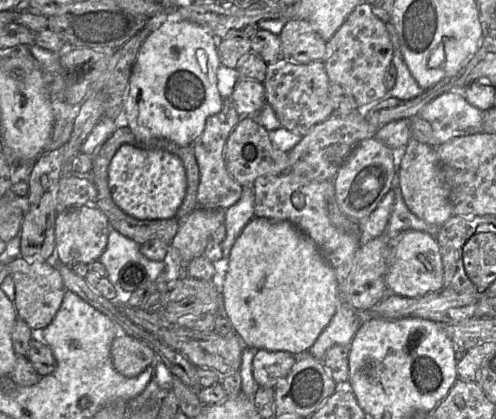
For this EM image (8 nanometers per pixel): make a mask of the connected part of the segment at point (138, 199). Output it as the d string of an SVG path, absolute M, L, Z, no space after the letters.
M123 144L109 164L108 176L113 201L126 214L140 220L176 217L187 189L186 170L182 160L163 149Z

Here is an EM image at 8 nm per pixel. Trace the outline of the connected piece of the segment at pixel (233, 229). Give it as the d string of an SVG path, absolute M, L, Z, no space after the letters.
M253 187L247 193L244 201L239 205L228 208L225 211L225 220L223 225L226 227L226 237L222 242L222 253L224 262L226 262L231 252L232 246L244 227L255 217L254 212L254 191Z

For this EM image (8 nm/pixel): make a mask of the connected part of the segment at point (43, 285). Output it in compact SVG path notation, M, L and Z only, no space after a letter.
M22 257L9 262L7 267L15 284L14 306L18 318L24 320L33 331L41 332L55 318L65 292L63 280L57 267L48 262L28 263Z

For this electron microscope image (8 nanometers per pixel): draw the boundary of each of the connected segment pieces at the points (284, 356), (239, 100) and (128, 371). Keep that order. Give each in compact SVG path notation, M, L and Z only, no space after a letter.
M257 349L252 361L252 374L258 386L273 387L286 378L296 356L286 351Z
M238 78L231 99L241 117L255 117L266 103L264 84L252 79Z
M118 334L111 345L113 366L121 375L133 378L154 363L155 351L137 339Z

